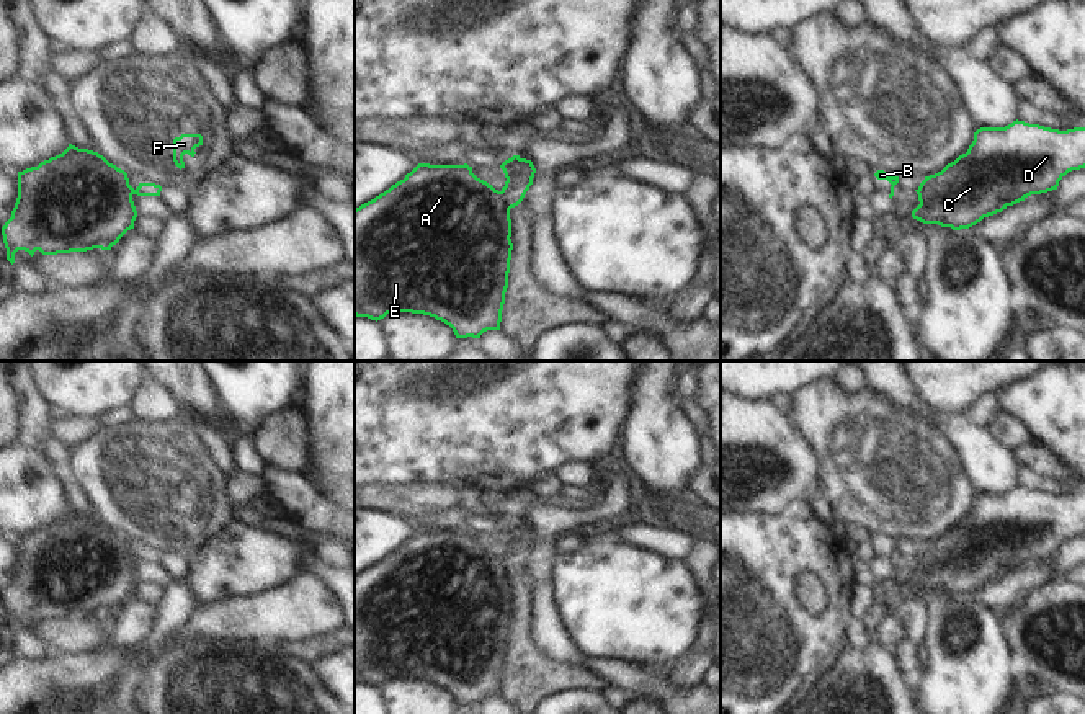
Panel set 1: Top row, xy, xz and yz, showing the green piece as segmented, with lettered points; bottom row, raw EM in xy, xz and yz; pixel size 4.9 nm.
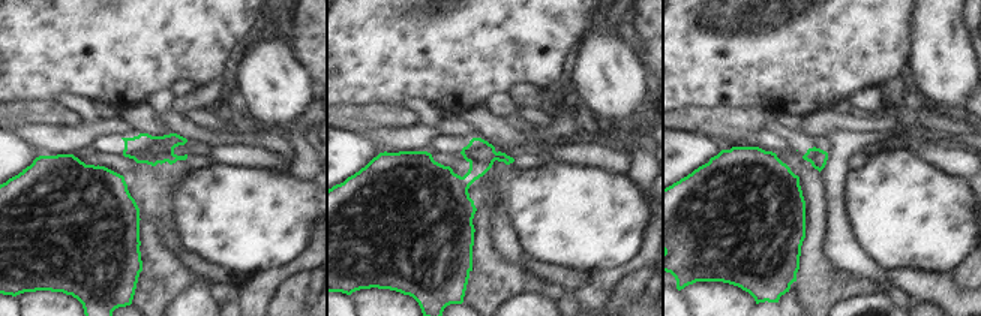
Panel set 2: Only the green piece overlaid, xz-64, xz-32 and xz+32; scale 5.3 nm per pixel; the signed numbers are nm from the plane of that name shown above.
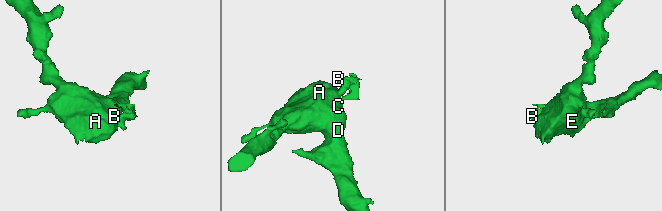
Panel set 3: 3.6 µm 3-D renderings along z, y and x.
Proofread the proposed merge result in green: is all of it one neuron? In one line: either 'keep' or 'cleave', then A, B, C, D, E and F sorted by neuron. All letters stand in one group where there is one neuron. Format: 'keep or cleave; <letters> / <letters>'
cleave; A C D E / B F

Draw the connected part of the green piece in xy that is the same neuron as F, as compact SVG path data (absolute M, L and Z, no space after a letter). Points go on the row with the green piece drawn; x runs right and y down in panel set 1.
M181 134L173 139L173 162L181 170L185 168L183 155L188 154L194 157L194 149L203 145L201 134Z

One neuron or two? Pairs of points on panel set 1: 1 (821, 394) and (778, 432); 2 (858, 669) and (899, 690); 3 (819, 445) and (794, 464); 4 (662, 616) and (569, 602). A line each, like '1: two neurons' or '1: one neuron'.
1: two neurons
2: one neuron
3: two neurons
4: one neuron

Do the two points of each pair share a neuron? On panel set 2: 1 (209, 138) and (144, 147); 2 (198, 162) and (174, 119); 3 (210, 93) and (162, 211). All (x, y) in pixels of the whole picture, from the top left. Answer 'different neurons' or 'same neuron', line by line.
1: same neuron
2: different neurons
3: same neuron

